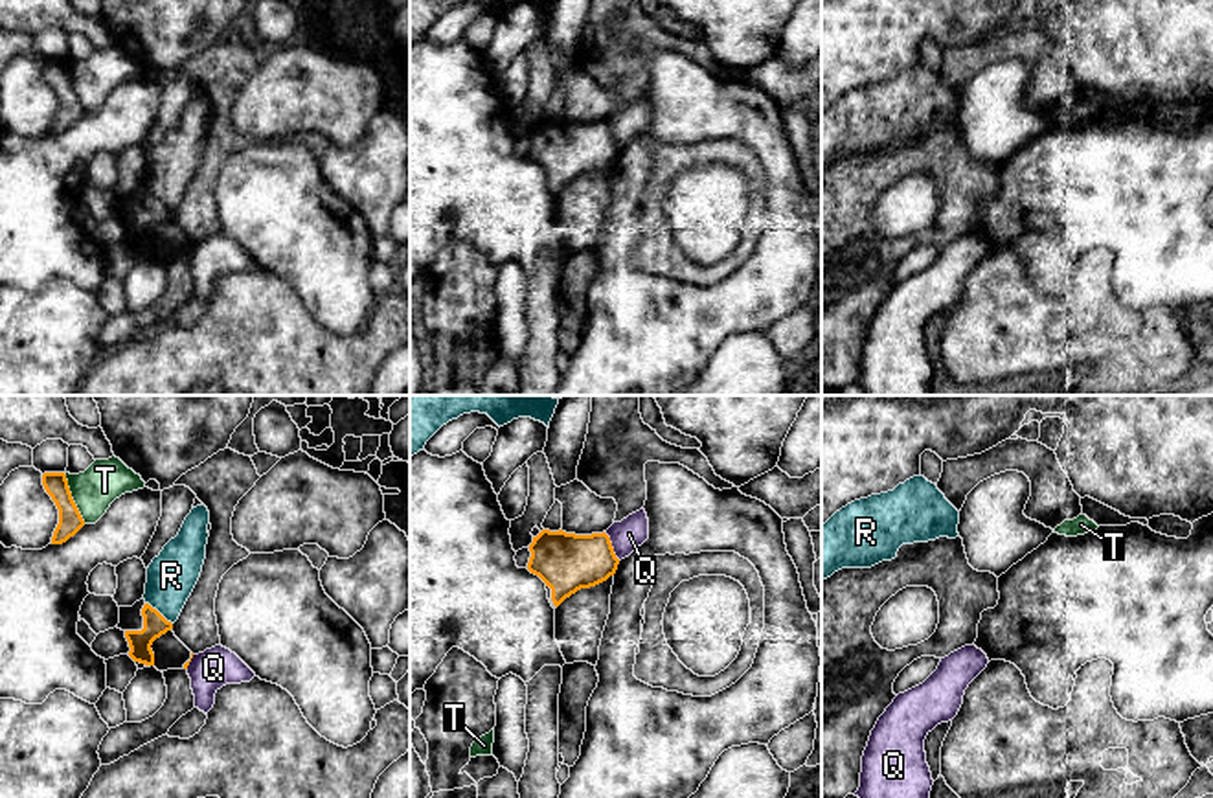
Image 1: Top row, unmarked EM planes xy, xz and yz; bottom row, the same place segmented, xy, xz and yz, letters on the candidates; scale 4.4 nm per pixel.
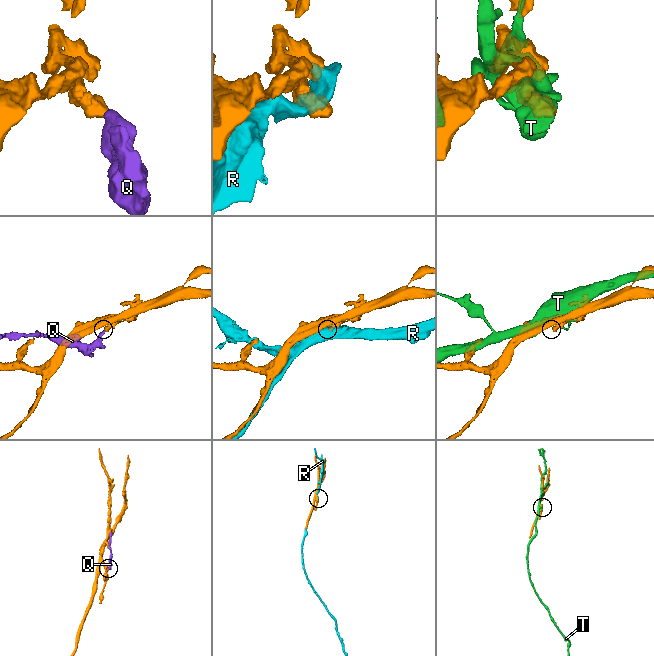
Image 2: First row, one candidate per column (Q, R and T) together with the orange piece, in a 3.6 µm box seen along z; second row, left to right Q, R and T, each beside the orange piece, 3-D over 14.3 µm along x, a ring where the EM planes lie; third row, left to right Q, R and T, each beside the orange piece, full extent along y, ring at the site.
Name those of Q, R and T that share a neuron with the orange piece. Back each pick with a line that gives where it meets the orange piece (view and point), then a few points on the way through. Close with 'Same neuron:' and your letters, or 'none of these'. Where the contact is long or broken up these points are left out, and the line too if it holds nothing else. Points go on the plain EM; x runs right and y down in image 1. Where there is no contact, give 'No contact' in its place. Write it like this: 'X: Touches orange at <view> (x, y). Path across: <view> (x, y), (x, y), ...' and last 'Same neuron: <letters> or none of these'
Same neuron: none of these

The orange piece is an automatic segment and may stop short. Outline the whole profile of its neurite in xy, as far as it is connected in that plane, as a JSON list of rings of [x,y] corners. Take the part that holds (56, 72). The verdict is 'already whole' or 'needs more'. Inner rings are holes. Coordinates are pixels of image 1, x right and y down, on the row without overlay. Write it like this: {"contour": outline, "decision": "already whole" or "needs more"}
{"contour": [[[44,61],[42,74],[59,97],[59,112],[53,120],[51,132],[62,132],[85,114],[85,108],[72,86],[64,61]]], "decision": "already whole"}

